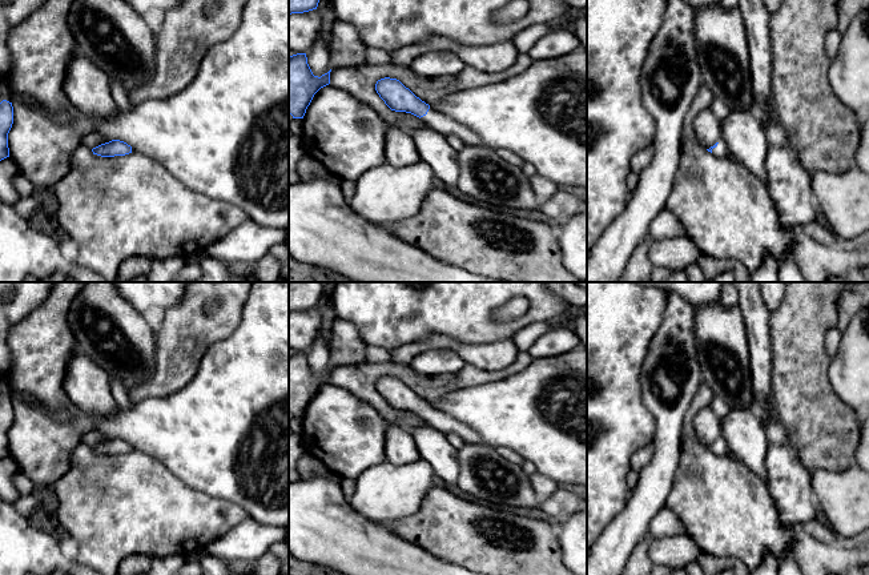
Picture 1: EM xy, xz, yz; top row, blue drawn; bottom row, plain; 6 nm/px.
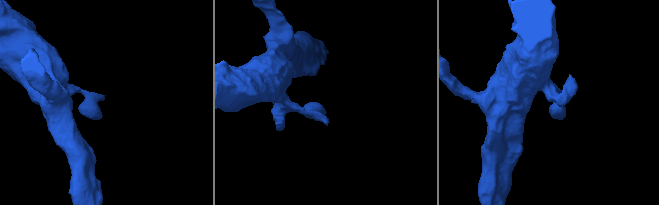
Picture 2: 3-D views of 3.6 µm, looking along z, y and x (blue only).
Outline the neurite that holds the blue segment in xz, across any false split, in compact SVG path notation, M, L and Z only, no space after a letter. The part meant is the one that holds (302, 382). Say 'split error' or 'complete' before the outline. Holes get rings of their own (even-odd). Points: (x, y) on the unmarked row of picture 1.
complete; M306 351L289 354L289 411L293 417L303 417L314 393L330 382L330 370L314 374Z

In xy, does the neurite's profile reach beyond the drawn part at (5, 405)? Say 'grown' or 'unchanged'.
unchanged

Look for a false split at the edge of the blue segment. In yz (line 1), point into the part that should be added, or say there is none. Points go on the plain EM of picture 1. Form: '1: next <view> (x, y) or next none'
1: next yz (721, 447)

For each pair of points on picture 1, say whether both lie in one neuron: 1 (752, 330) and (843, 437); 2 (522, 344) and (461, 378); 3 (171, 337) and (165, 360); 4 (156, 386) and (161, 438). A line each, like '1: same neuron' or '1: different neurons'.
1: different neurons
2: different neurons
3: same neuron
4: different neurons

